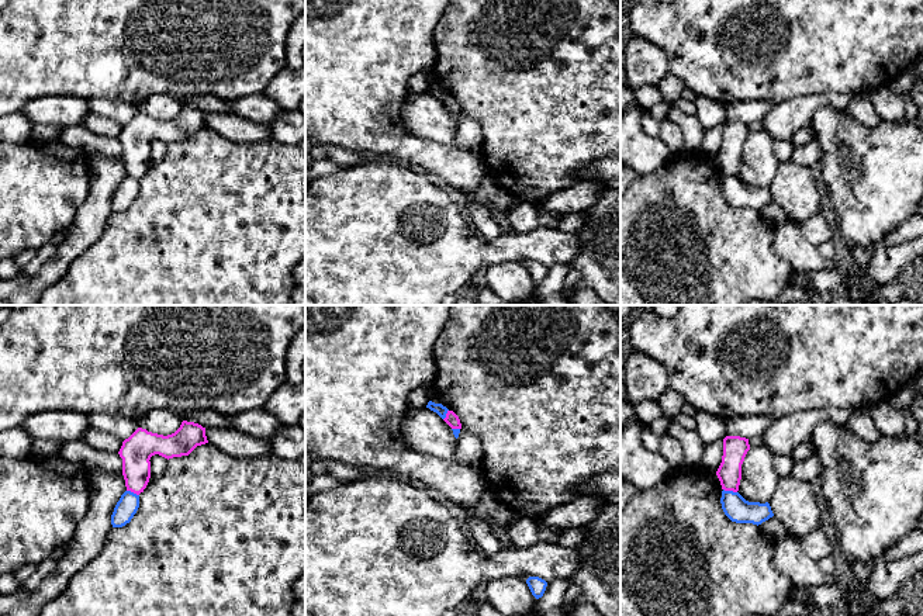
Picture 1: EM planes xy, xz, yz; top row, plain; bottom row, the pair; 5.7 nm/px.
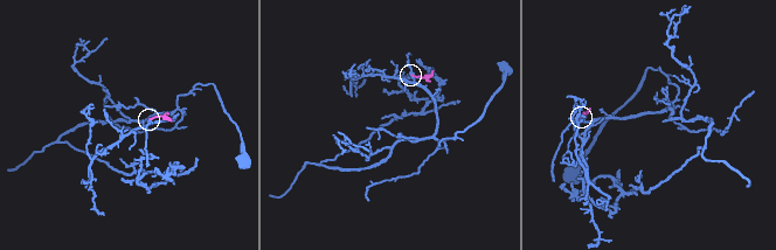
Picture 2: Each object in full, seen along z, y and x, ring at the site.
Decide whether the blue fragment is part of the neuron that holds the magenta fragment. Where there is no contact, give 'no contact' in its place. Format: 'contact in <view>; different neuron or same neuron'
contact in yz; different neuron

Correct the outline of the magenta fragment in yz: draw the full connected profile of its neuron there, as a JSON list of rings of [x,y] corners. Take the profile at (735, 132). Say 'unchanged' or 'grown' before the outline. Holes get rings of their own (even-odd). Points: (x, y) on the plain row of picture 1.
unchanged | [[[726,121],[723,124],[722,148],[716,156],[722,174],[739,176],[741,165],[741,149],[750,135],[749,124],[740,121]]]

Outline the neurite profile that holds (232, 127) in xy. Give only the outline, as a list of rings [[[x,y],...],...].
[[[205,113],[205,121],[208,128],[234,142],[272,141],[267,124],[252,122],[232,113]]]

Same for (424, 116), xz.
[[[408,93],[401,117],[409,134],[425,141],[459,146],[457,124],[452,113],[429,93]]]

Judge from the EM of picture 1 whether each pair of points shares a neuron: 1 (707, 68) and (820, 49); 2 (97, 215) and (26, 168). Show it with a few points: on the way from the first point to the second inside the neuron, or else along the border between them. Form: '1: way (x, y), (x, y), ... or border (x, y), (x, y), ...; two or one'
1: way (735, 65), (752, 65), (761, 58), (792, 49); one
2: border (89, 172), (89, 194), (73, 221), (62, 231); two

